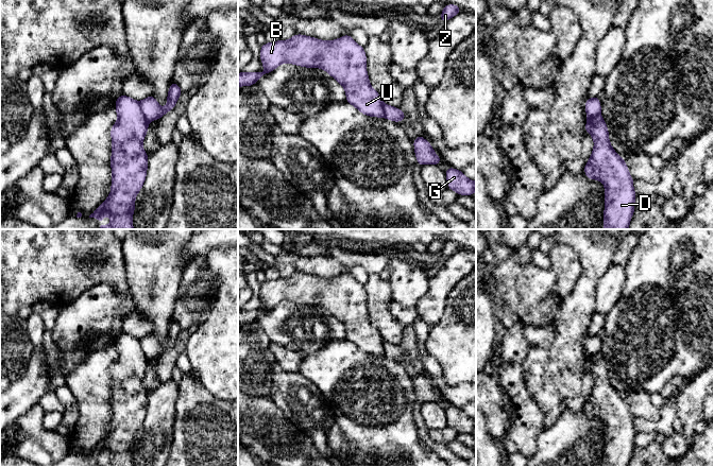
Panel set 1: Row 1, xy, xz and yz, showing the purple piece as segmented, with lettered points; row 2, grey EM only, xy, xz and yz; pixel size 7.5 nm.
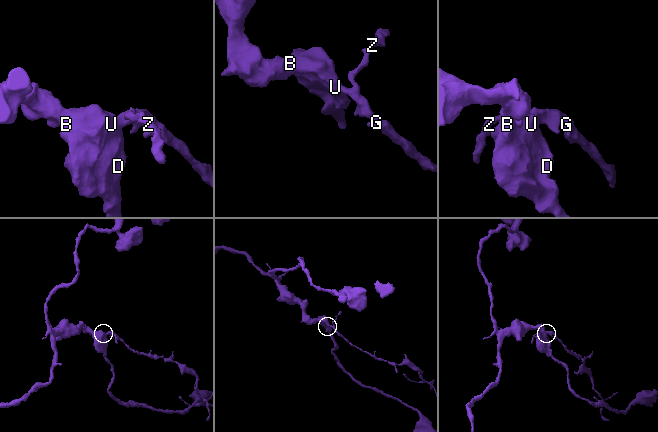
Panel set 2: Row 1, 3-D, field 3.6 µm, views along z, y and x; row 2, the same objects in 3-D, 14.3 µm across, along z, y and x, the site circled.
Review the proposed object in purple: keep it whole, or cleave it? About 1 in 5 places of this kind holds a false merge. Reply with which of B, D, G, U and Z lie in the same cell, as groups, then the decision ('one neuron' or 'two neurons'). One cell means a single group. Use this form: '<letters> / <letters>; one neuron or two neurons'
B D U / G Z; two neurons

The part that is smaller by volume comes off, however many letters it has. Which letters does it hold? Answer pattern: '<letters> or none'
G, Z

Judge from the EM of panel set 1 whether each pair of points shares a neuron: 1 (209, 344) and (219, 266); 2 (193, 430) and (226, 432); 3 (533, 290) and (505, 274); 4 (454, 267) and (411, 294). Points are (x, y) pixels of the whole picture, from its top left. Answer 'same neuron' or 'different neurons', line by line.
1: same neuron
2: same neuron
3: same neuron
4: different neurons

